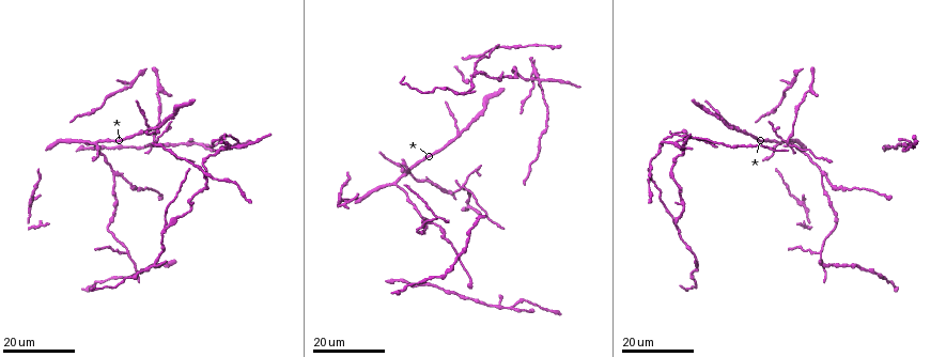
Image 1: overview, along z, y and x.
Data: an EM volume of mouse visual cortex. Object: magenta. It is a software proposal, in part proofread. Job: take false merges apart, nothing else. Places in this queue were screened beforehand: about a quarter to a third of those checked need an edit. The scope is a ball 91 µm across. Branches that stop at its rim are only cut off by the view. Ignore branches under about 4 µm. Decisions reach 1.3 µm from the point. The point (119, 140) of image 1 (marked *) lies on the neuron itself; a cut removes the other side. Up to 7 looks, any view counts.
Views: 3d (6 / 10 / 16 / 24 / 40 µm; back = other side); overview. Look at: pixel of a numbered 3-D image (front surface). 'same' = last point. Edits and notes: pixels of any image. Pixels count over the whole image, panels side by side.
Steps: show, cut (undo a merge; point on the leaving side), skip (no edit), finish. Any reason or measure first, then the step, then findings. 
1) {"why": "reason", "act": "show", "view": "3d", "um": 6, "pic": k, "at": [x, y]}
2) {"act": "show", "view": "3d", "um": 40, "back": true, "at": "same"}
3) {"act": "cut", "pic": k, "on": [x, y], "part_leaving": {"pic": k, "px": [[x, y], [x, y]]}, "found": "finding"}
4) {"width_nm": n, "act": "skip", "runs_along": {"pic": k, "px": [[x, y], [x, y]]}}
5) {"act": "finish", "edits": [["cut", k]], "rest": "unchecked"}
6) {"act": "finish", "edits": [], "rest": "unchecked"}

{"act": "show", "view": "3d", "um": 16, "pic": 1, "at": [467, 233]}

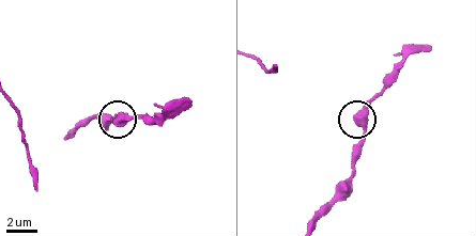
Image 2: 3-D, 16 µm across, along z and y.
{"act": "show", "view": "3d", "um": 6, "pic": 2, "at": [365, 117]}

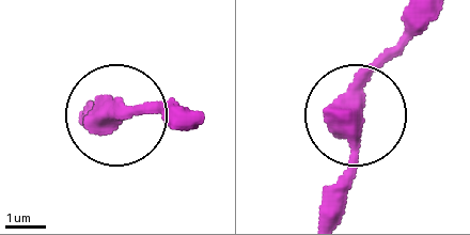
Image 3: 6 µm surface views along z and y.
{"width_nm": 540, "act": "skip", "found": "all the same neuron"}

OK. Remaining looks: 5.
{"why": "side arm on a straight run", "act": "show", "view": "3d", "um": 24, "pic": 1, "at": [126, 255]}

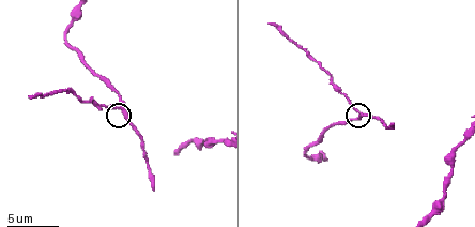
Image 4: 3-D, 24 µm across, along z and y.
{"act": "show", "view": "3d", "um": 10, "pic": 4, "at": [122, 106]}

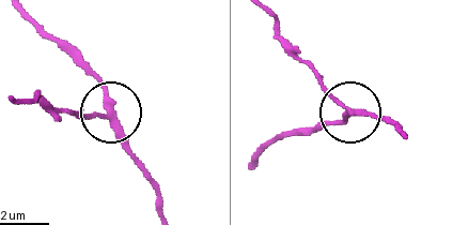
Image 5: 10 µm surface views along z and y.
{"side_arm_um": 14, "act": "cut", "pic": 5, "on": [86, 117], "part_leaving": {"pic": 5, "px": [[106, 116], [78, 116], [35, 98], [16, 98]]}, "found": "a second neuron is stuck on"}

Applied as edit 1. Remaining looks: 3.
{"why": "a fork", "act": "show", "view": "3d", "um": 16, "pic": 1, "at": [113, 176]}

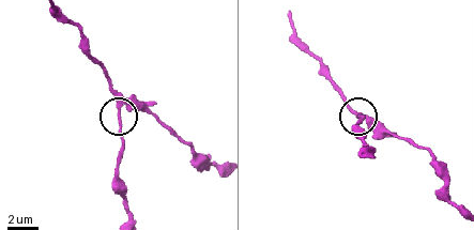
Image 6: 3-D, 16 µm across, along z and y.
{"act": "show", "view": "3d", "um": 6, "pic": 6, "at": [122, 104]}

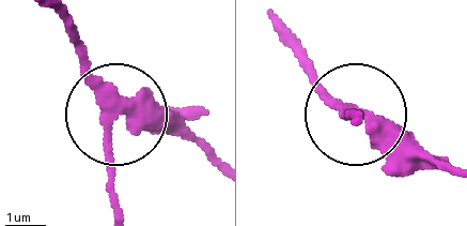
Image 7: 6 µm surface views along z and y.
{"act": "skip", "runs_along": {"pic": 7, "px": [[58, 18], [119, 107], [197, 110]]}, "found": "one neuron here"}

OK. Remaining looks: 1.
{"act": "finish", "edits": [["cut", 5]], "rest": "unchecked"}

